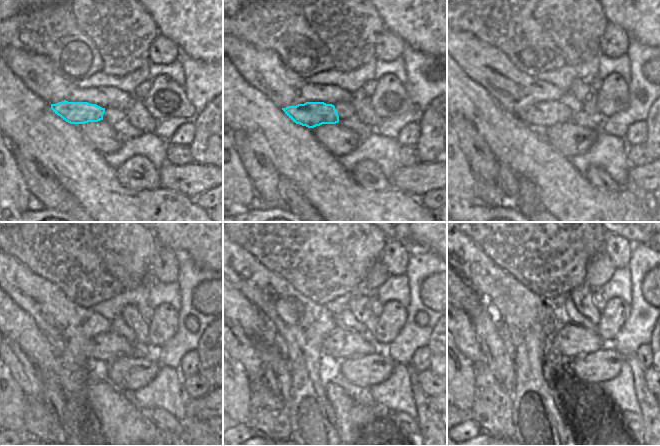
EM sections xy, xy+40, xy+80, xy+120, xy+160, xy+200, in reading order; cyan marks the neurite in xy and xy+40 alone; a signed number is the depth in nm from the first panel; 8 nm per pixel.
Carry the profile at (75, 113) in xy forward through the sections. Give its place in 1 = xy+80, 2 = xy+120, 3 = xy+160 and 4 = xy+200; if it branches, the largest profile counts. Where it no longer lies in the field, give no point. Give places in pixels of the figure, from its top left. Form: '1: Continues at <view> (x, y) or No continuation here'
1: Continues at xy+80 (540, 116)
2: Continues at xy+120 (105, 347)
3: Continues at xy+160 (340, 345)
4: Continues at xy+200 (571, 340).

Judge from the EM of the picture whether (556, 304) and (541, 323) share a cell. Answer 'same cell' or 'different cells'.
different cells

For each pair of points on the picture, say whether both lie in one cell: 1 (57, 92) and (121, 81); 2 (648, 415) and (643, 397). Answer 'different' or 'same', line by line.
1: different
2: same

